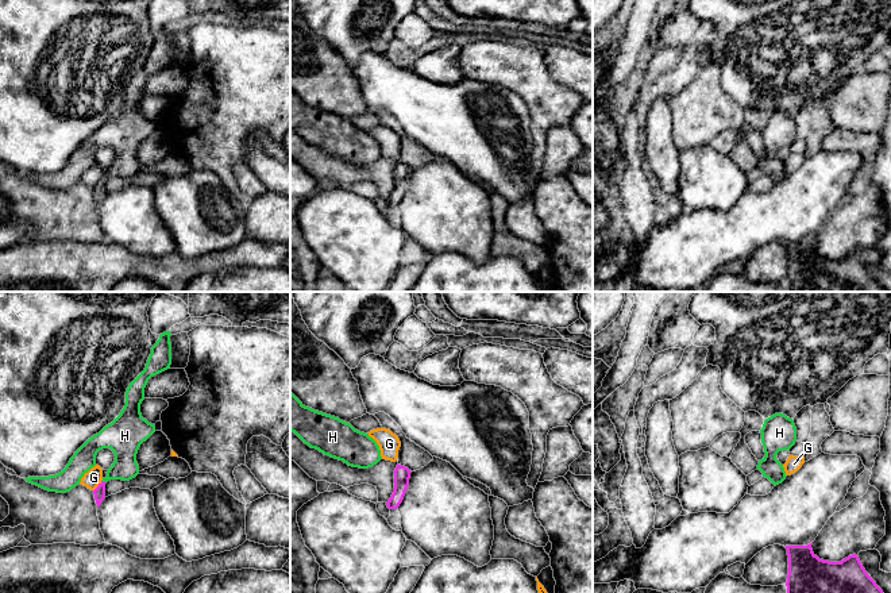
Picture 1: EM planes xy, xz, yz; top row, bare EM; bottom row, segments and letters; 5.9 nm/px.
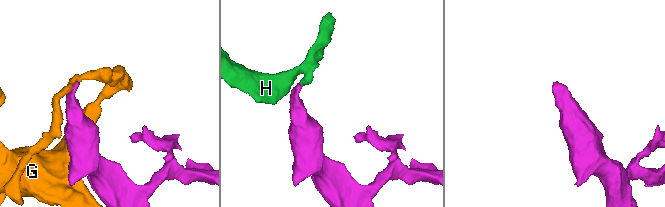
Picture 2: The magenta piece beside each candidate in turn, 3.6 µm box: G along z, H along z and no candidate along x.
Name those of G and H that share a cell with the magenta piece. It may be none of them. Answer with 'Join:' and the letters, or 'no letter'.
Join: H

